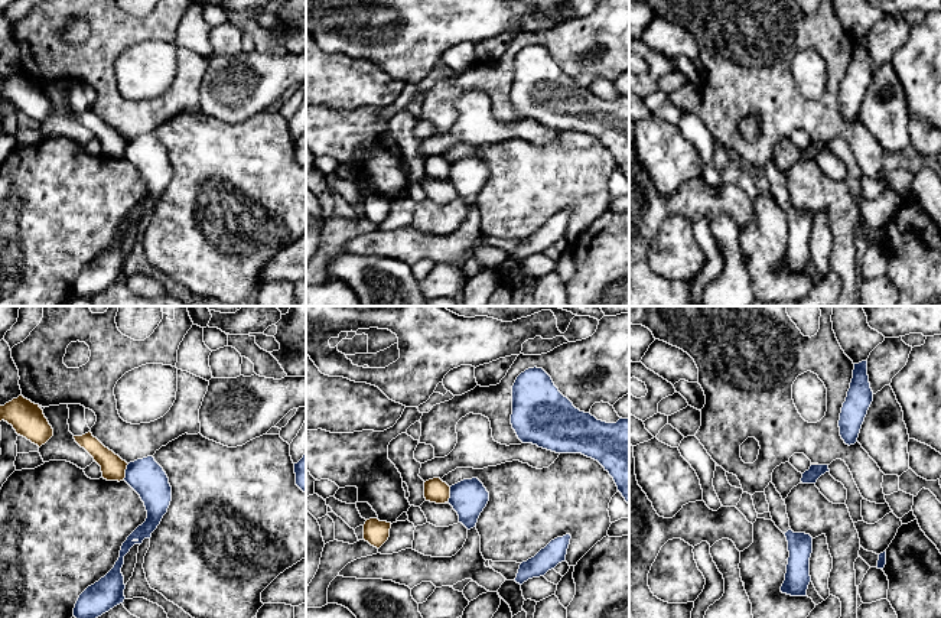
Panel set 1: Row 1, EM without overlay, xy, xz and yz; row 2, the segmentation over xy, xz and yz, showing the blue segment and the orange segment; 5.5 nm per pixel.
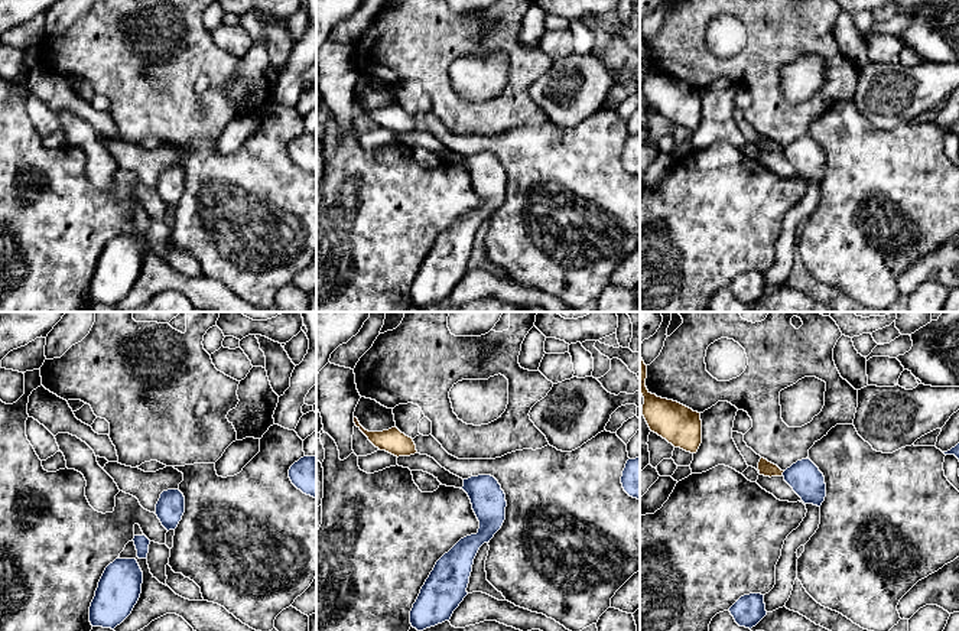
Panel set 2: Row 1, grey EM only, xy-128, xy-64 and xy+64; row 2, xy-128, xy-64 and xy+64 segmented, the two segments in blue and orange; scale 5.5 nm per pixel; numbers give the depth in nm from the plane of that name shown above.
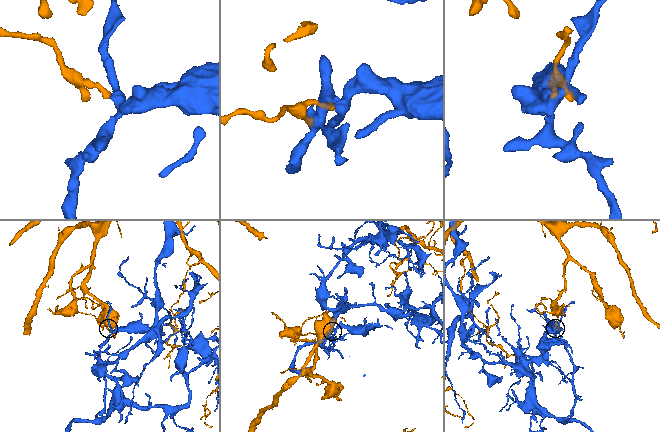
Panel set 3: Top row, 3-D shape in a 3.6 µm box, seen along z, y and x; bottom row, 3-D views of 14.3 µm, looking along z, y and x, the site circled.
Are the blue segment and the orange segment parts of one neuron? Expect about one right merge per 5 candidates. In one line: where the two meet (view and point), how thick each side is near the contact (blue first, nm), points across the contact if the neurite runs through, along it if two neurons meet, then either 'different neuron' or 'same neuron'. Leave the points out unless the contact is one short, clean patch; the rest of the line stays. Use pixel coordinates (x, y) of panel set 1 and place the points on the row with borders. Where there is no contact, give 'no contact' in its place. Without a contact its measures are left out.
meets blue in xy at (126, 472); 200 nm thick on the blue side, 140 nm on the other; different neuron

